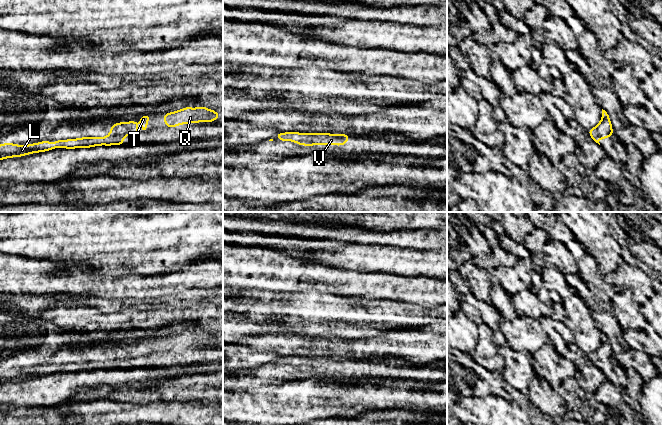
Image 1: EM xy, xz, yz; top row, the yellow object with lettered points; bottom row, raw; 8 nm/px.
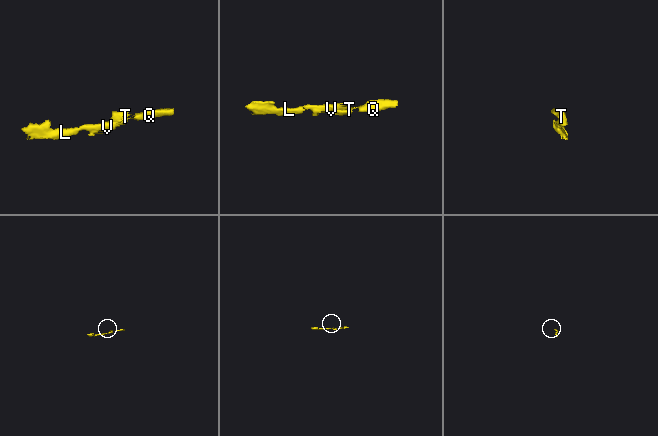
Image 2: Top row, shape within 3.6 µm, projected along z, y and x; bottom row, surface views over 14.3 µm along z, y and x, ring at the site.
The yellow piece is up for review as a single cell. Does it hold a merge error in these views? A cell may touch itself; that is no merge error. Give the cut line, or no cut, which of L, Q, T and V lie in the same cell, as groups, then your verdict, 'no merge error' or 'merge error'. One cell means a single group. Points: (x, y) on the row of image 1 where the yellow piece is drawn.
no cut; L Q T V; no merge error

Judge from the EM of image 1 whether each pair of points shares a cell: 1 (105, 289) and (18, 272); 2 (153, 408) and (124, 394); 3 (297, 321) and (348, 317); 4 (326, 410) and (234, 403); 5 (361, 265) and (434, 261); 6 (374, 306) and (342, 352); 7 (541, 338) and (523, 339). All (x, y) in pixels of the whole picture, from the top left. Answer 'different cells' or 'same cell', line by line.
1: same cell
2: different cells
3: same cell
4: same cell
5: same cell
6: different cells
7: same cell

